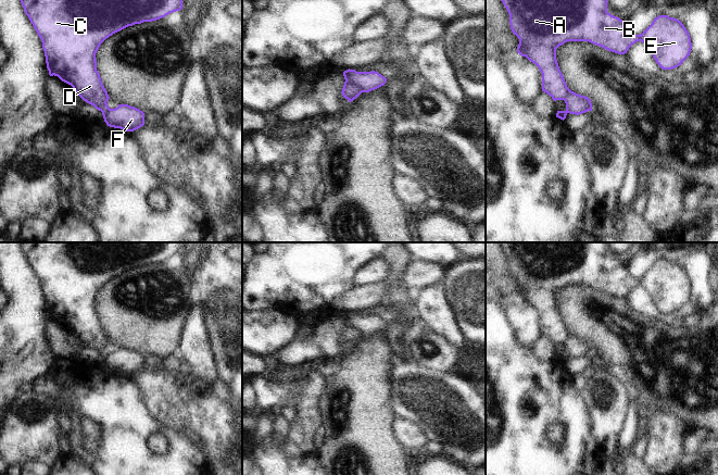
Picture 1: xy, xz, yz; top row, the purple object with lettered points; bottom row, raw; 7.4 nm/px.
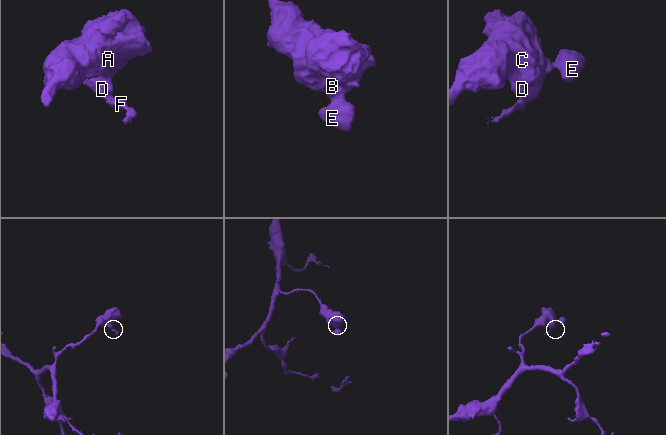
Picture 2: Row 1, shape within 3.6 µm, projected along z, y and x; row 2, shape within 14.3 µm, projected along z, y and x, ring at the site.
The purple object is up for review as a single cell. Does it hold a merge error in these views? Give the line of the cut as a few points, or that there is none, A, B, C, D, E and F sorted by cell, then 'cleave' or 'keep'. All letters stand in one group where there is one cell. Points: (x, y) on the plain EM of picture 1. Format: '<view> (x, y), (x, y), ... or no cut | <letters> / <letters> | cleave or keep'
xz (345, 322), (363, 335) | A B C D E / F | cleave

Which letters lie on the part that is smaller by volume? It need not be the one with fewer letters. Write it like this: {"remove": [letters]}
{"remove": ["F"]}

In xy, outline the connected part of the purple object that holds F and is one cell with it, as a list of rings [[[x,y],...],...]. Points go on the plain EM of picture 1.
[[[118,348],[117,351],[103,355],[102,359],[108,370],[125,375],[134,375],[144,368],[144,357],[128,348]]]

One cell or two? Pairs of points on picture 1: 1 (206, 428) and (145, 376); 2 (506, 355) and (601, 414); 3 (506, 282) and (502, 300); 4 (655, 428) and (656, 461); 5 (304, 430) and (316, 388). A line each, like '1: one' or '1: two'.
1: one
2: two
3: one
4: one
5: one

